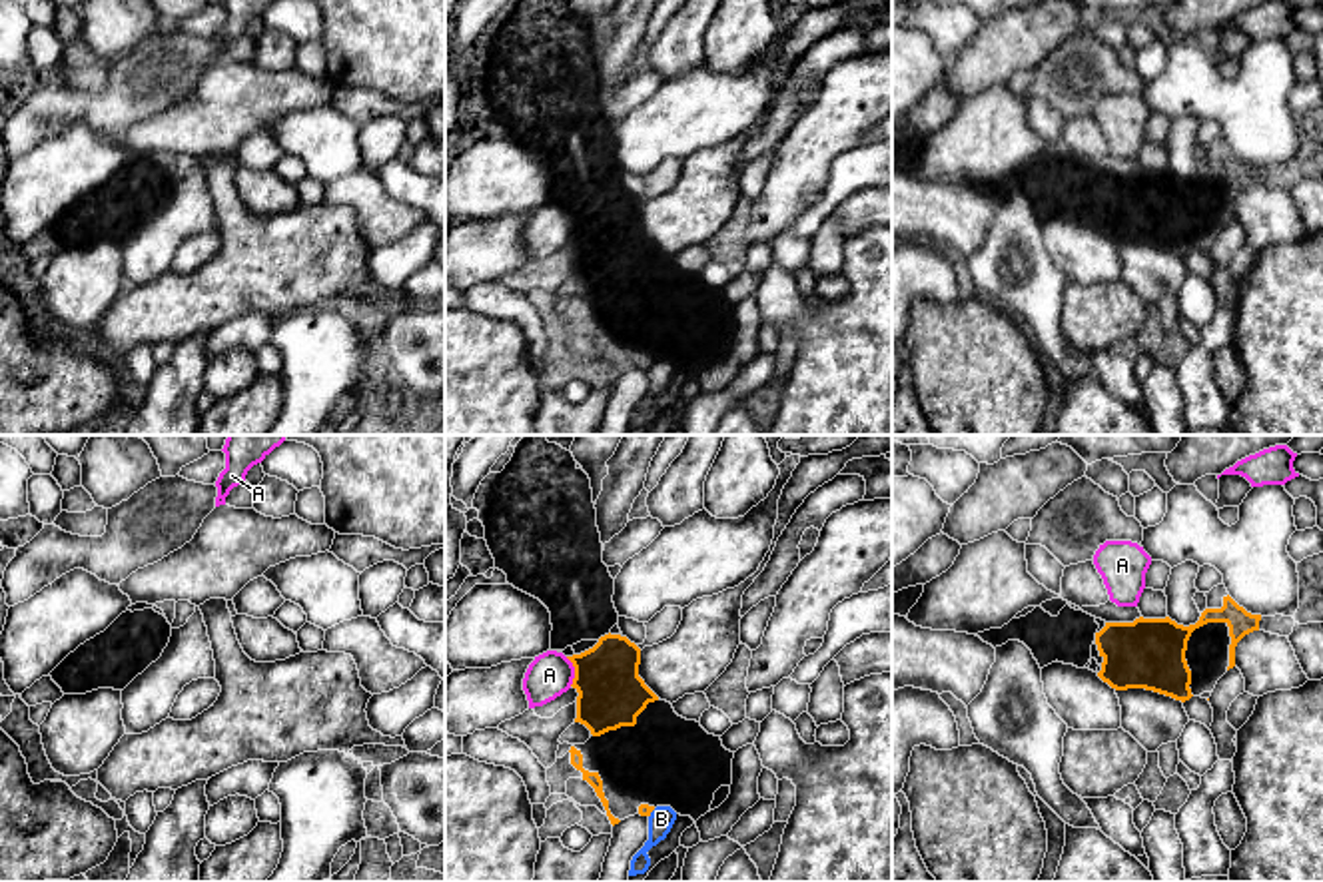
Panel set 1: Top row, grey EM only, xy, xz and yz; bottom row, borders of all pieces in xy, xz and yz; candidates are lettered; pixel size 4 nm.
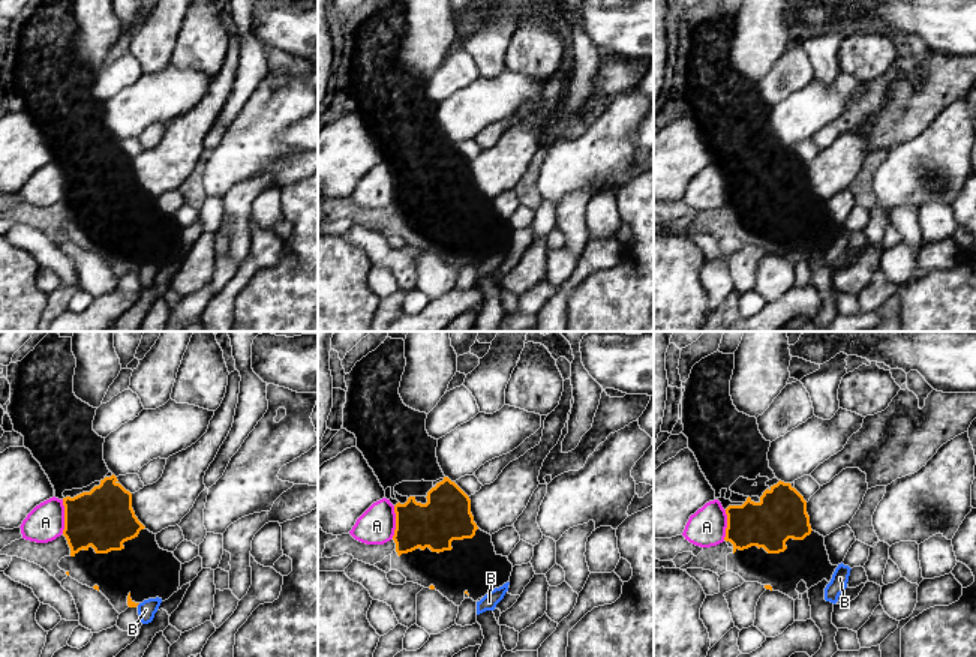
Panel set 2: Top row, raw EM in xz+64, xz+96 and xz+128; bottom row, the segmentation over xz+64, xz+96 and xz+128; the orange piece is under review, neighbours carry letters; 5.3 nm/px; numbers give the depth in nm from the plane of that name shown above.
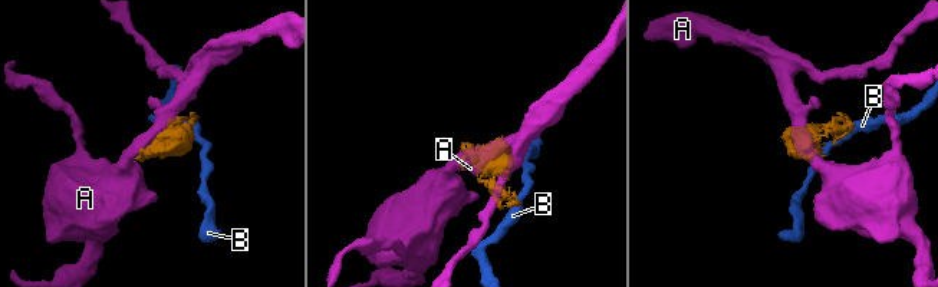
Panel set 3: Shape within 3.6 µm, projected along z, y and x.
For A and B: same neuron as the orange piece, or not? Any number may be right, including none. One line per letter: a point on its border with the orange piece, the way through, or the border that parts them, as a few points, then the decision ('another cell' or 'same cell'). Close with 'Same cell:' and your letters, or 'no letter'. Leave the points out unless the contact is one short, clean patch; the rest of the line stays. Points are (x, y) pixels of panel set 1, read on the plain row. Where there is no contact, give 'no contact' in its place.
A: xz (575, 224) | along xz (565, 210), (573, 220), (571, 238) | another cell
B: xz (651, 364) | along xz (655, 362), (649, 370) | another cell
Same cell: no letter

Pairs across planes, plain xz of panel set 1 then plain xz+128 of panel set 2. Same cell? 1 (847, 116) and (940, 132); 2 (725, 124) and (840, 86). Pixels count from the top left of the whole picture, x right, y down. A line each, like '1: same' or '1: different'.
1: same
2: same

